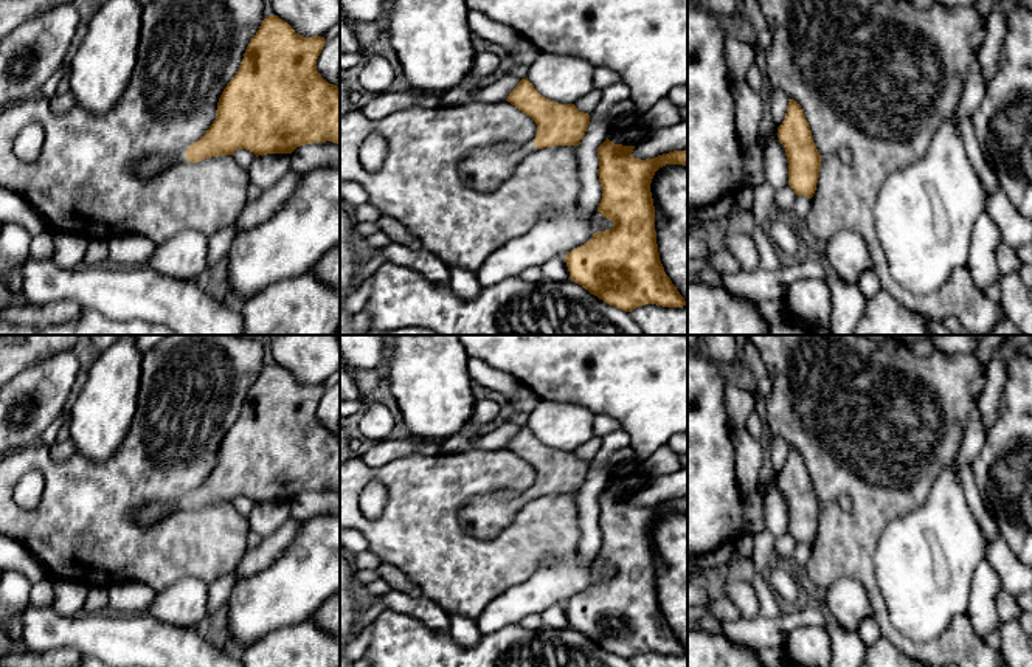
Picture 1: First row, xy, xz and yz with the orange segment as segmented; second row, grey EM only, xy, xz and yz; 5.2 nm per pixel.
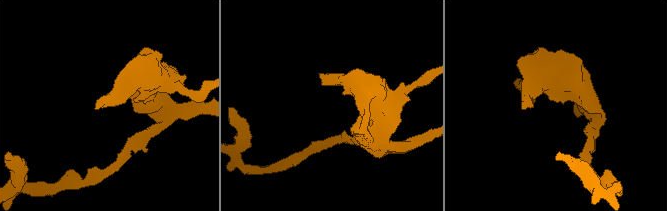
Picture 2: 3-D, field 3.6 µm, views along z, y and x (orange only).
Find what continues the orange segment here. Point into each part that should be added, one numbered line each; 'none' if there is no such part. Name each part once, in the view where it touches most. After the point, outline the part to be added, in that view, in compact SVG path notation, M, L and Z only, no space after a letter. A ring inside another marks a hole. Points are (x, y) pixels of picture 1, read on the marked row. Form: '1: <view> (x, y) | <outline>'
1: xy (152, 165) | M161 154L149 155L135 166L135 172L140 177L151 178L158 175L175 161L188 161L186 154L178 154L177 157L168 157Z

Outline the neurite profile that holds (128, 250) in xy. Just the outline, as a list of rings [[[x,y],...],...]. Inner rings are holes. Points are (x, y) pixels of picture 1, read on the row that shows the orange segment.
[[[124,233],[109,239],[109,259],[121,267],[144,265],[157,244],[149,237]]]

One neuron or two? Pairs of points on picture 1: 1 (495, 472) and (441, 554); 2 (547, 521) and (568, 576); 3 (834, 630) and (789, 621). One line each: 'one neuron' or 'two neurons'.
1: one neuron
2: two neurons
3: one neuron

